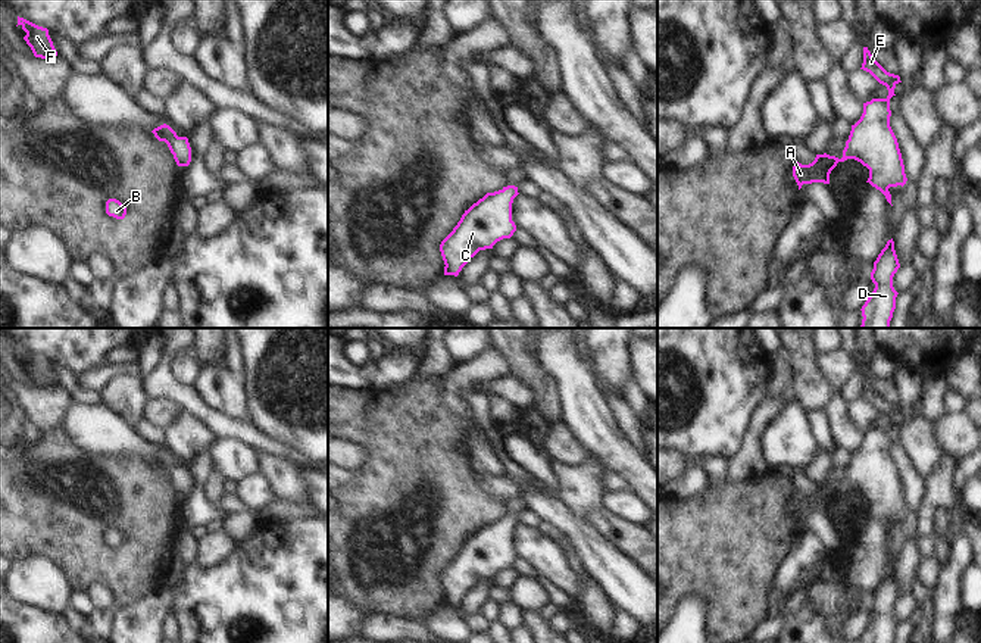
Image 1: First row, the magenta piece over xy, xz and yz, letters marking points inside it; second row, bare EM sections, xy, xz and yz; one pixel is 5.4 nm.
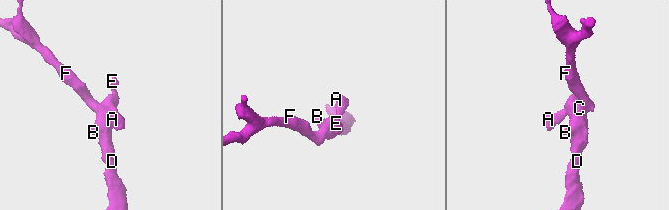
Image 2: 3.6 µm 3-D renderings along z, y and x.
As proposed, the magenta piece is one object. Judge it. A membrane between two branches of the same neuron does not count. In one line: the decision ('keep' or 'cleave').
keep

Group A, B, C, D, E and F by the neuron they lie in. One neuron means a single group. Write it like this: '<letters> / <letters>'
A B C D E F

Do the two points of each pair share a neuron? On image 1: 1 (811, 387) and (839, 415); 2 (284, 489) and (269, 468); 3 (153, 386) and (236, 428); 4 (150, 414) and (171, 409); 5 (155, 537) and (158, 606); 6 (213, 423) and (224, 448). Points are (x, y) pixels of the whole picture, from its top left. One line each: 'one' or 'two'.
1: two
2: one
3: one
4: one
5: two
6: two

